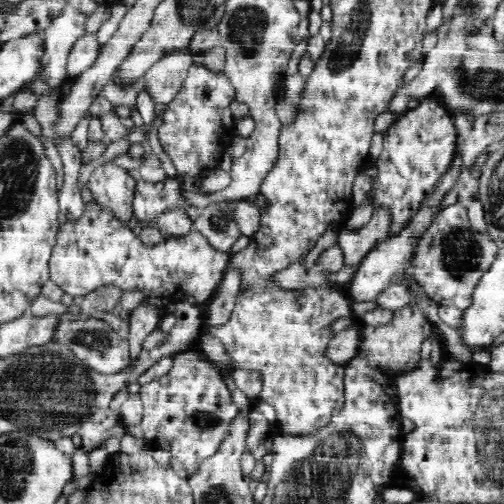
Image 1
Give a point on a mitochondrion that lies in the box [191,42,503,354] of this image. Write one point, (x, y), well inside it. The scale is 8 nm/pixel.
(462, 255)

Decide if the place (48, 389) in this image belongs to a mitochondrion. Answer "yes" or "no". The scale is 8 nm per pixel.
yes

